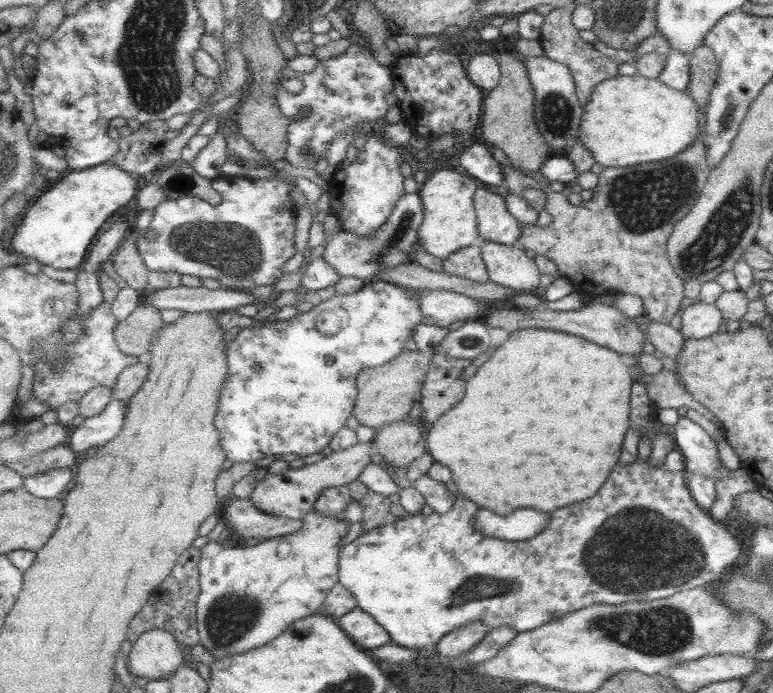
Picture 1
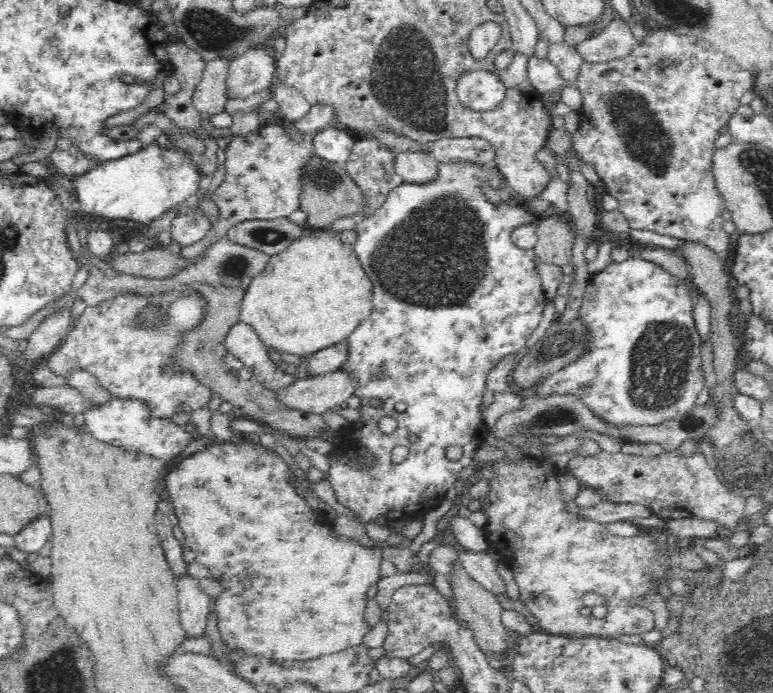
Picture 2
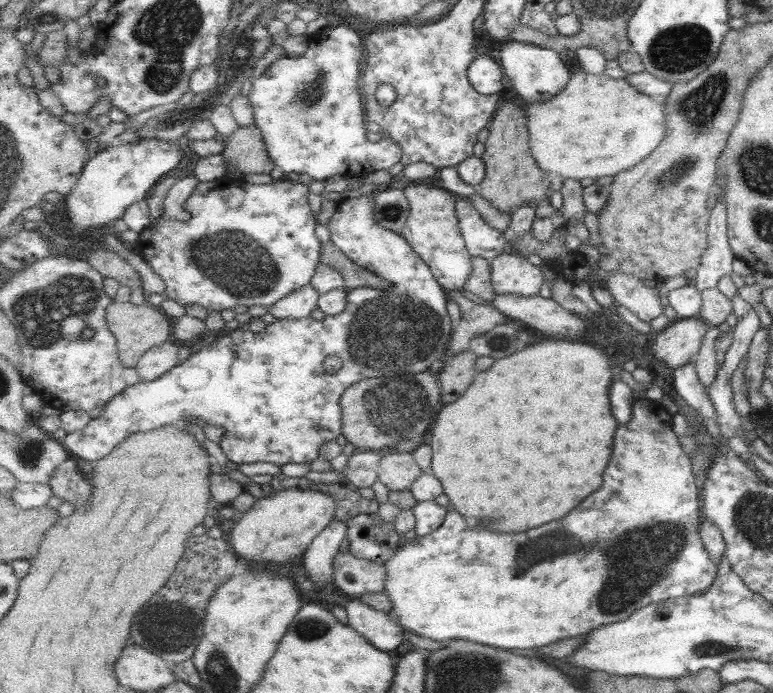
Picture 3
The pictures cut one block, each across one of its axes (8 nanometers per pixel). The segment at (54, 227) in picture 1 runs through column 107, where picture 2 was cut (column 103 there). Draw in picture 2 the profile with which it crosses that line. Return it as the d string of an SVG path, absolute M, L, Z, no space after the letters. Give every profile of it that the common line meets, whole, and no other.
M157 143L146 145L136 154L106 161L92 167L73 180L76 186L78 208L82 218L92 218L84 222L102 220L132 220L151 222L160 219L168 210L181 206L197 194L200 171L192 156L174 149L162 149Z

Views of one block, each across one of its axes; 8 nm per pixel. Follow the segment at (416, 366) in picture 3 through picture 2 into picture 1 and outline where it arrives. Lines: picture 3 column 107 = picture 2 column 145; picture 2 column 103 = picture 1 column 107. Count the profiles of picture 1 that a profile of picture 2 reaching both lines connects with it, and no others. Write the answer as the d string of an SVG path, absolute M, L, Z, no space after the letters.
M114 399L102 414L86 418L72 429L68 441L71 450L85 453L91 446L101 447L117 437L127 417L126 404Z

